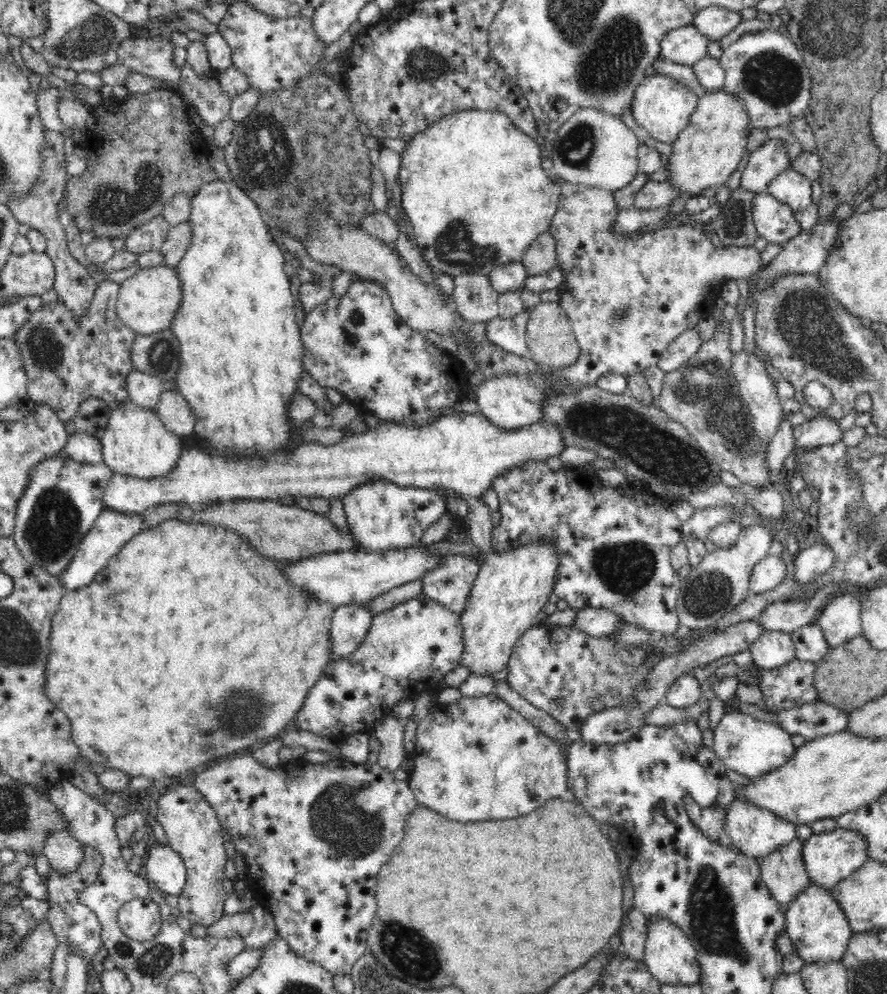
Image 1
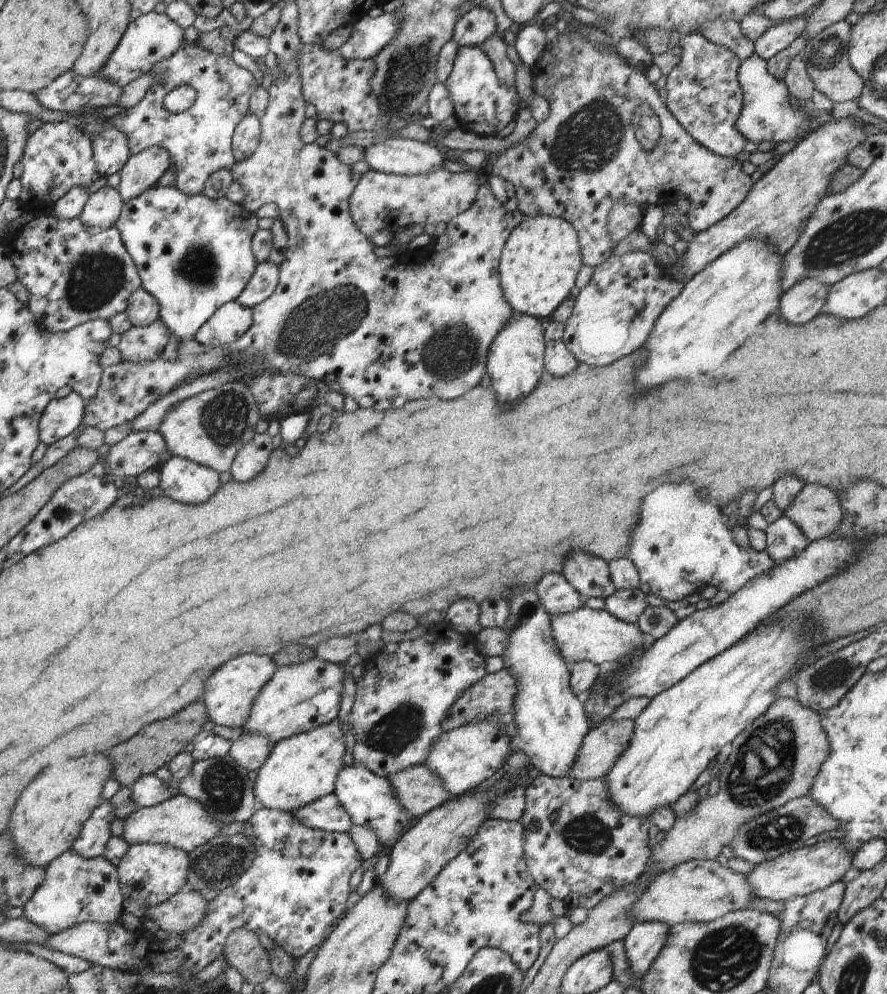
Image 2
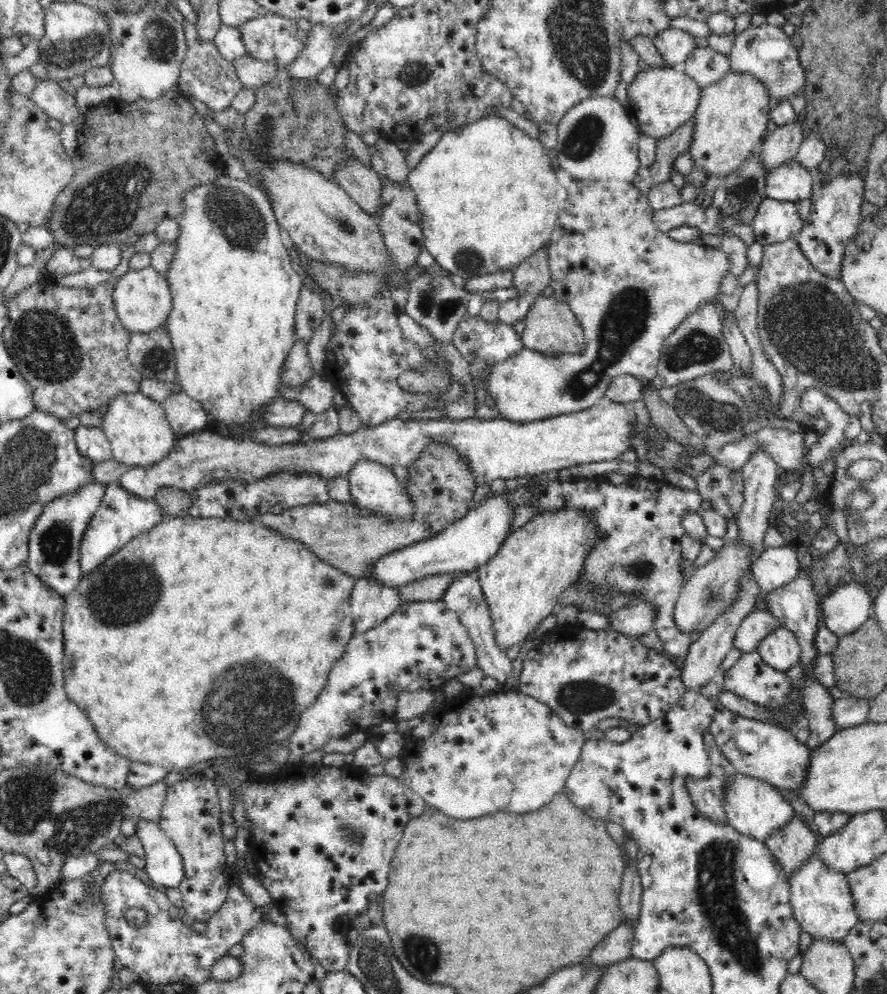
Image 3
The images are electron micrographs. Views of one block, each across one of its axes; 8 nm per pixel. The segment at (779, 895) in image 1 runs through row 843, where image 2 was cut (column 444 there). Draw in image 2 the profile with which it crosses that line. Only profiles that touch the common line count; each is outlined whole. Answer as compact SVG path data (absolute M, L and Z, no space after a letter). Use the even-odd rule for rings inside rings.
M412 766L387 778L392 784L398 804L410 818L420 818L434 808L442 806L452 796L428 766Z

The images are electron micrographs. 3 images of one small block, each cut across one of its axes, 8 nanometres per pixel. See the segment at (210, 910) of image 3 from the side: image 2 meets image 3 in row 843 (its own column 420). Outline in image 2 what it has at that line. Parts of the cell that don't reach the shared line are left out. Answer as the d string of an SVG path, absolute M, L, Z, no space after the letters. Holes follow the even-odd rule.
M444 167L428 174L414 176L383 173L370 169L361 175L352 196L350 216L364 236L372 237L394 222L398 226L448 224L461 212L466 212L474 200L482 180L482 170L472 169L462 174L452 174Z

